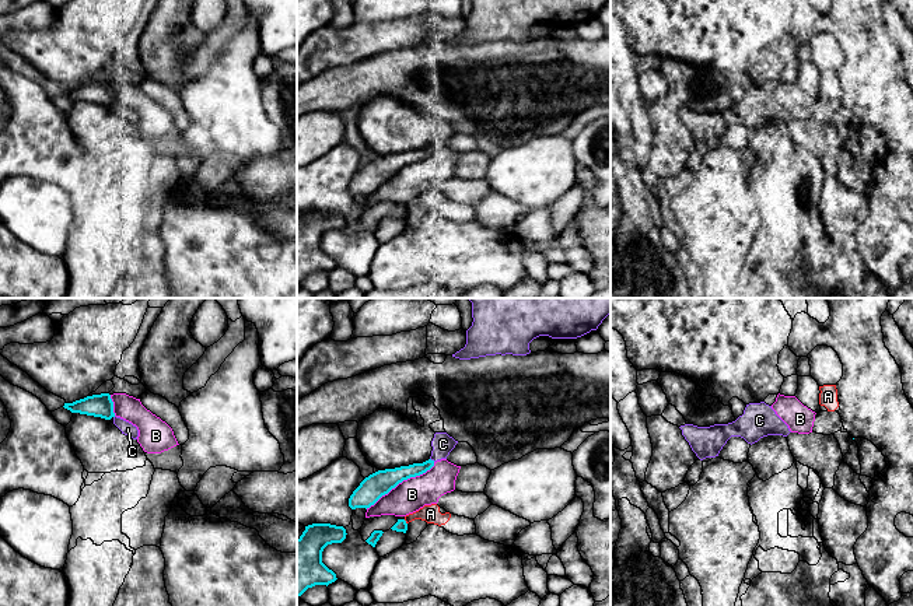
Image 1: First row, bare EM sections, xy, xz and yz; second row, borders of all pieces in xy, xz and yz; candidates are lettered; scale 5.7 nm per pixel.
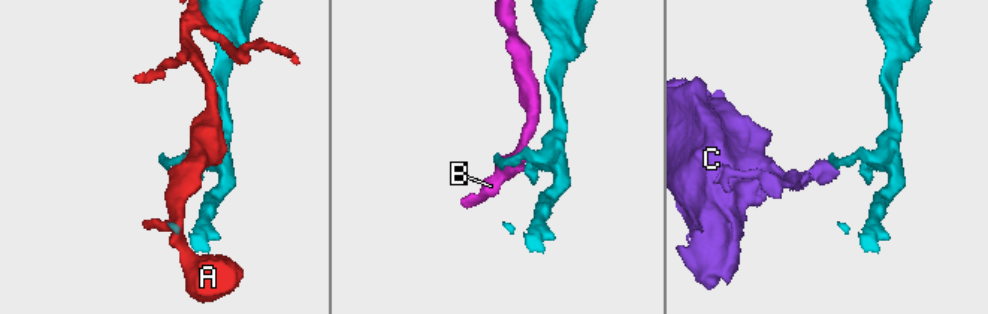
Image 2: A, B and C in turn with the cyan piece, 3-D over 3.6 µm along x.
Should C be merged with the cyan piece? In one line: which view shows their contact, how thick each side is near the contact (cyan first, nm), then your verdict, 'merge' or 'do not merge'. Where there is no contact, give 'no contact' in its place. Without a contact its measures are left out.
xz | 100/120 nm | do not merge

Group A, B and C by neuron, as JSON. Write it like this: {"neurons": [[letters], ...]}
{"neurons": [["A", "B"], ["C"]]}

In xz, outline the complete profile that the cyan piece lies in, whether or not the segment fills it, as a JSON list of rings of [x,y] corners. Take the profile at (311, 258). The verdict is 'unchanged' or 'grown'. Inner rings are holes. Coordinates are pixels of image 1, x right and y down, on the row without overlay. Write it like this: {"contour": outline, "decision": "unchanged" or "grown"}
{"contour": [[[330,210],[305,213],[297,225],[297,283],[315,272],[335,269],[336,260],[322,249],[322,238],[328,231],[342,230],[346,216]]], "decision": "unchanged"}

